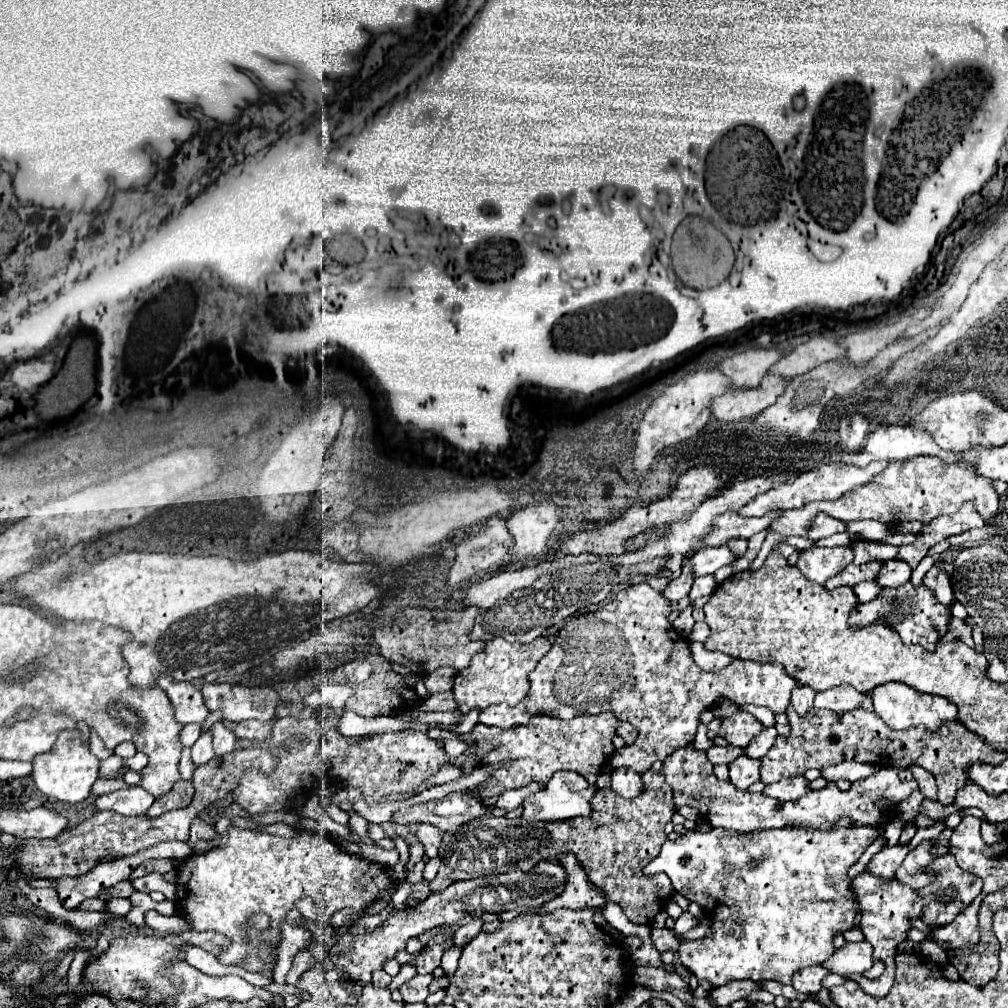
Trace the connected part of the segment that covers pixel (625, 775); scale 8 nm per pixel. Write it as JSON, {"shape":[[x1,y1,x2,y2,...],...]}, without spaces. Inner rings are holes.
{"shape":[[623,768,613,770,611,772,611,790,623,798,635,798,643,790,641,776,635,774,633,770,623,770]]}

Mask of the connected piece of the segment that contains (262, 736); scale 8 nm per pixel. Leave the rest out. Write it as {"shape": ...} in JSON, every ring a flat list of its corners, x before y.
{"shape":[[243,720,243,722,223,722,227,728,231,728,237,738,247,738,247,740,267,740,271,736,271,720,261,722,261,720]]}

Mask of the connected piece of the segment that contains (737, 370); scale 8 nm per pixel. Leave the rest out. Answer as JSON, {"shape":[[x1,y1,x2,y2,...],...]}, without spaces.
{"shape":[[749,348,747,352,723,358,717,368,731,380,733,388,755,388,779,358,779,350]]}

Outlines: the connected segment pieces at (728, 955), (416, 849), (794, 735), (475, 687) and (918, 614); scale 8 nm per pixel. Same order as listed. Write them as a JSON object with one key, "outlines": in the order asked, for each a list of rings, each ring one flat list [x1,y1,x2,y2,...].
{"outlines":[[[859,826,859,828,839,828,839,830,831,830,831,832,821,832,821,830,799,830,799,828,771,828,771,830,757,830,757,832,733,832,733,830,723,830,723,828,711,828,709,832,699,832,699,830,691,830,685,832,683,836,679,836,675,842,667,840,659,852,659,856,649,862,645,866,645,874,659,874,665,872,671,882,675,892,683,894,685,898,689,898,691,902,697,902,703,906,705,914,713,916,713,930,711,934,707,934,701,940,685,940,679,948,679,960,683,966,687,966,699,980,707,980,711,982,711,986,723,986,727,982,733,980,777,980,781,984,791,984,791,976,793,972,809,966,809,964,817,964,817,962,825,962,833,952,833,936,835,932,845,932,847,928,853,926,853,918,855,918,855,902,851,898,849,892,849,880,847,880,847,870,853,862,857,862,857,858,877,840,879,832,869,828,869,826]],[[413,832,407,836,405,842,407,842,407,846,409,846,409,860,407,860,405,868,413,868,419,860,423,860,423,846,419,846,419,840,415,838]],[[791,706,787,708,787,718,791,724,791,736,779,736,773,748,761,758,761,782,765,784,791,776,803,776,811,768,821,770,843,760,869,762,877,766,885,766,883,762,893,762,889,764,893,768,909,768,917,764,933,772,939,786,939,802,951,804,957,788,967,782,969,766,977,762,999,764,1007,758,1007,752,987,746,979,734,967,730,961,722,949,722,937,732,929,732,923,726,915,726,911,730,891,730,877,714,862,708,843,714,813,708,807,716,797,716]],[[493,638,487,642,485,650,475,654,471,664,455,676,455,700,459,702,459,710,463,714,471,710,483,710,493,704,509,704,517,706,529,690,529,672,537,666,537,662,551,650,549,638,535,638,535,642,519,644,507,642,503,638]],[[907,582,895,590,885,588,873,602,859,604,849,618,849,626,861,628,869,622,885,620,899,632,905,644,921,644,925,650,935,650,939,636,943,636,949,630,949,614,951,614,951,608,943,606,929,588,913,586,911,582]]]}

